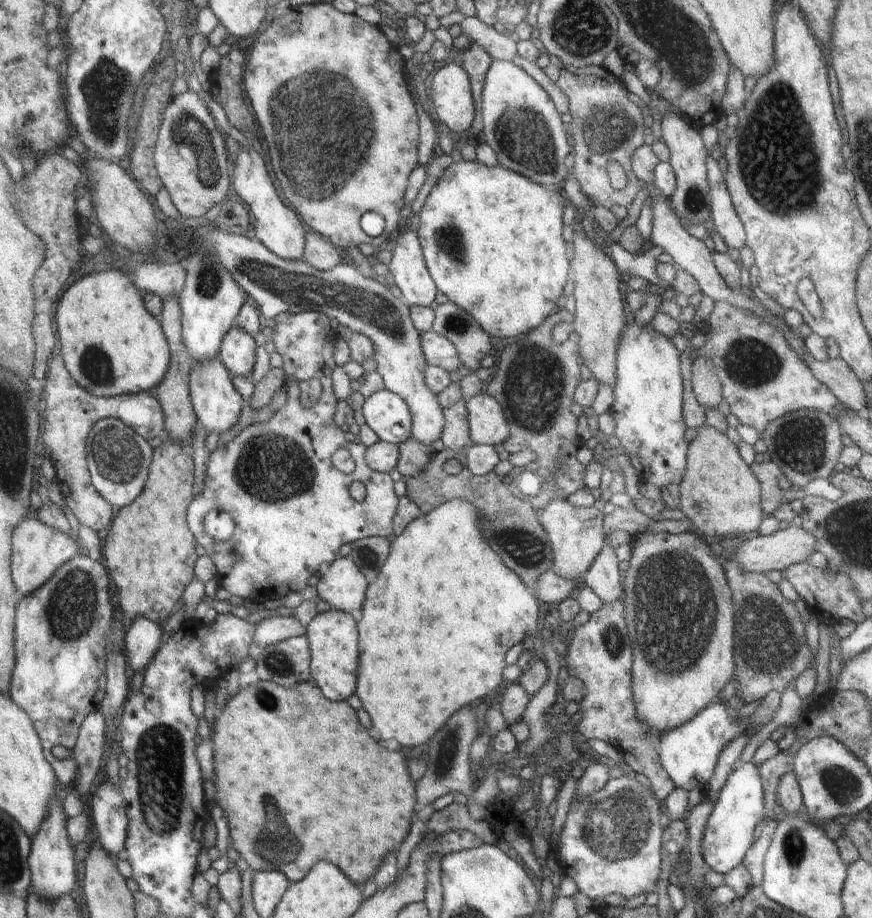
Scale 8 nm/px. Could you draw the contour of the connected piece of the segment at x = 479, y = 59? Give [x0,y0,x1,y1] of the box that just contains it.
[462,43,491,140]

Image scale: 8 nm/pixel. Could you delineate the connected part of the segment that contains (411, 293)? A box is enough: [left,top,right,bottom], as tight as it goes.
[388,228,438,307]

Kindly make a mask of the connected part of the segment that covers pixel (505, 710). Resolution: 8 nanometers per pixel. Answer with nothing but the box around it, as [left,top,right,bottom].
[499,684,529,737]

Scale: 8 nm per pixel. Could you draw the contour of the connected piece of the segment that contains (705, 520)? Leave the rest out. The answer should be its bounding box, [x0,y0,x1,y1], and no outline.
[678,424,762,541]

